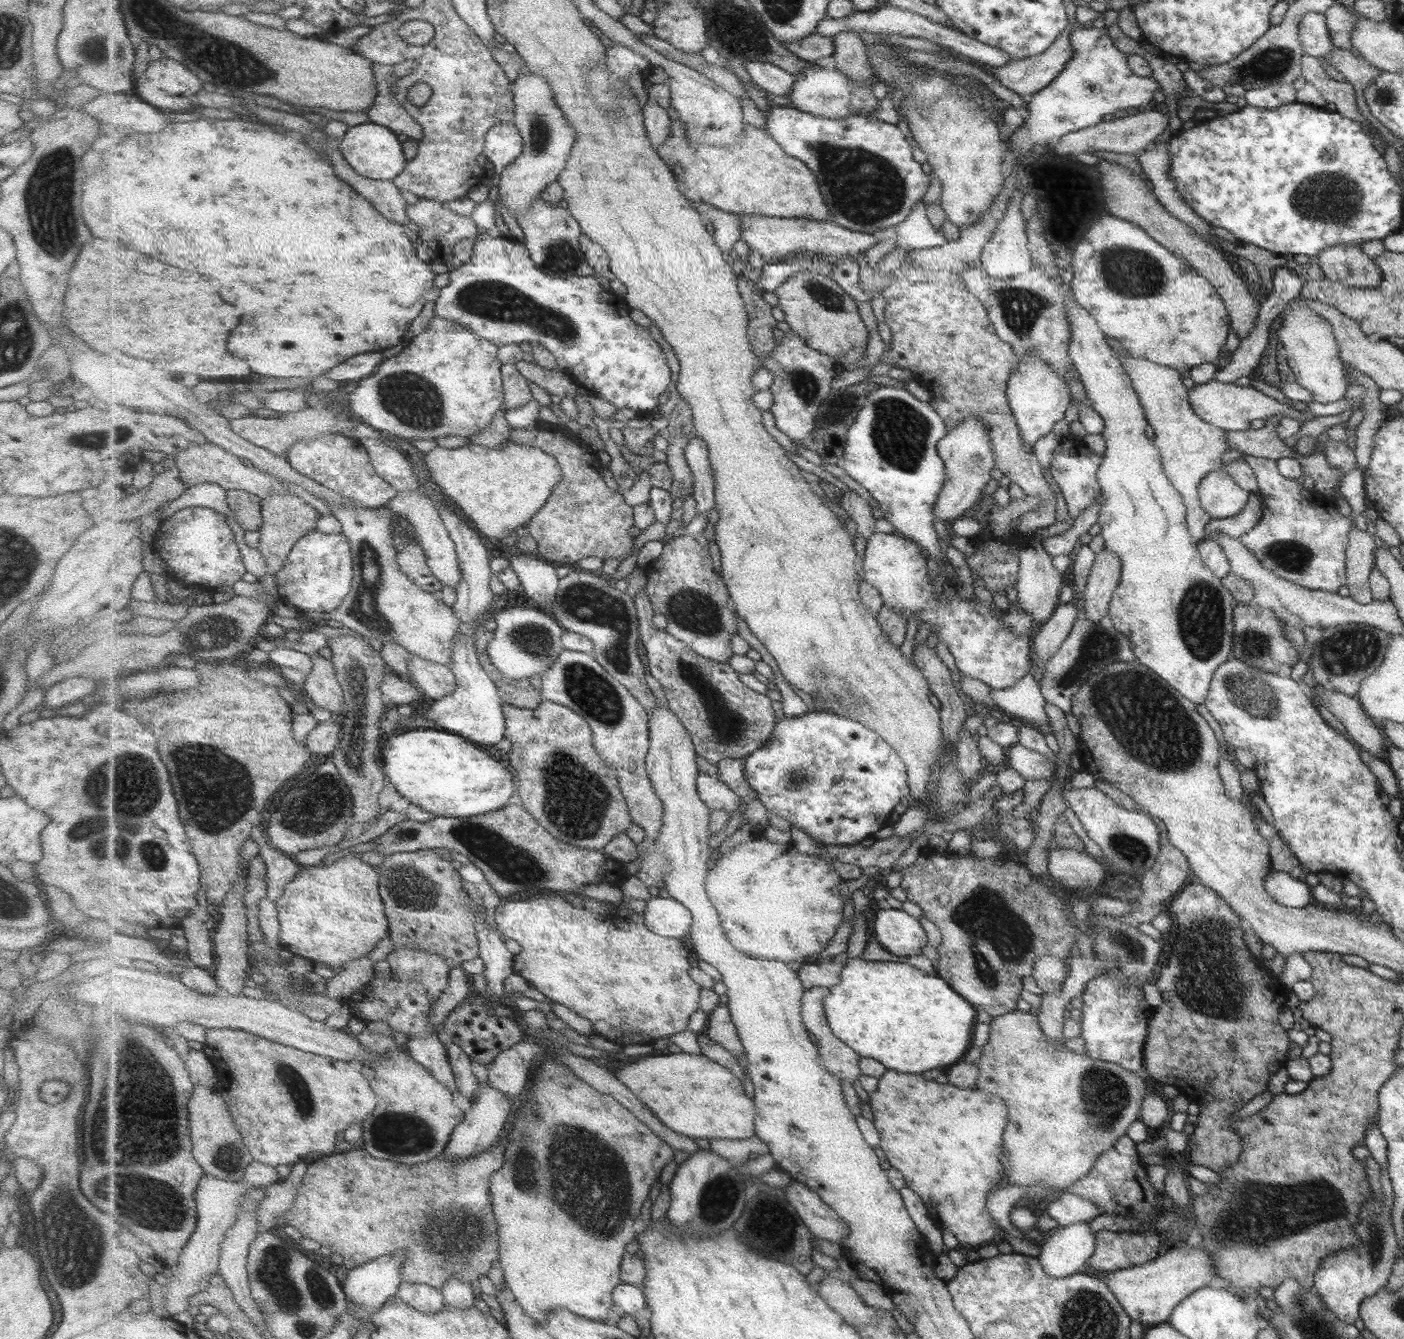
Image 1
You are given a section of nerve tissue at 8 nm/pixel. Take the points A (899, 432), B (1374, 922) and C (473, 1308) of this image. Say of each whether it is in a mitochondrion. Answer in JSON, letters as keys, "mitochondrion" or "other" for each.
{"A":"mitochondrion","B":"mitochondrion","C":"other"}

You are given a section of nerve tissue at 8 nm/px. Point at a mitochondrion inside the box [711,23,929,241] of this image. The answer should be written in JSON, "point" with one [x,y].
{"point":[864,188]}

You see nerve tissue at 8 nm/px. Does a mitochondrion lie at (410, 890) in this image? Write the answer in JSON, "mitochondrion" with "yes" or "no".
{"mitochondrion":"yes"}

